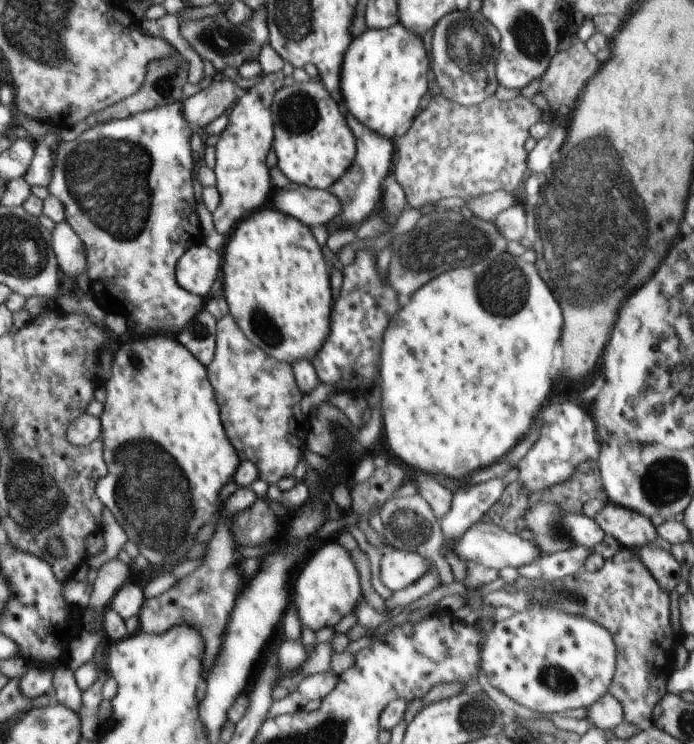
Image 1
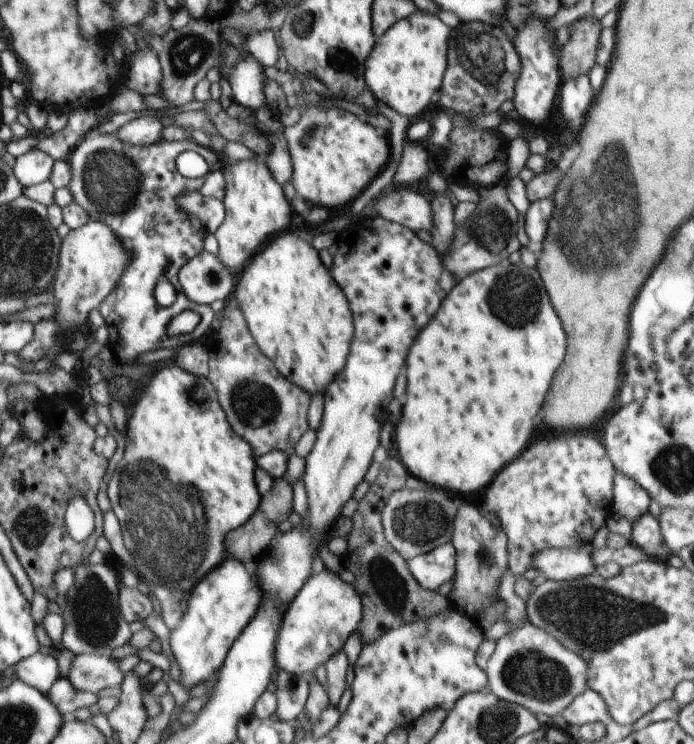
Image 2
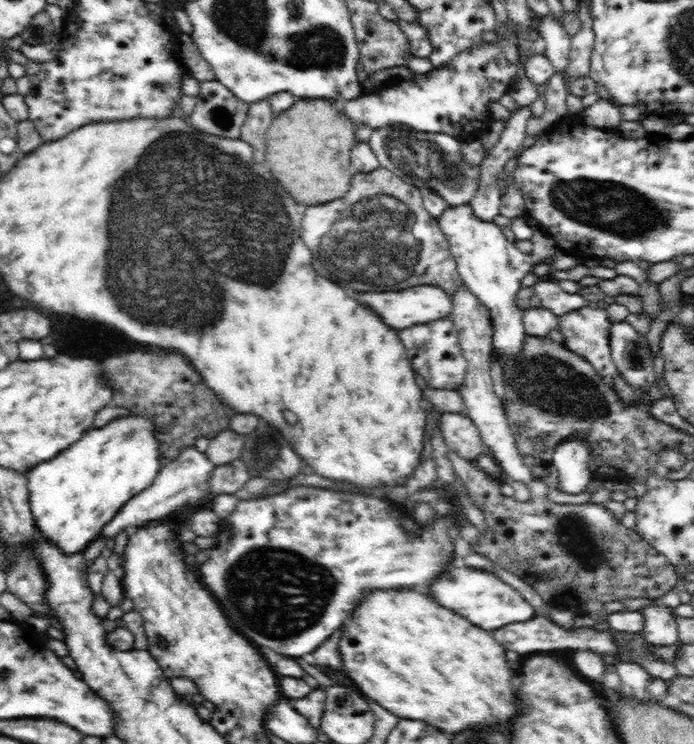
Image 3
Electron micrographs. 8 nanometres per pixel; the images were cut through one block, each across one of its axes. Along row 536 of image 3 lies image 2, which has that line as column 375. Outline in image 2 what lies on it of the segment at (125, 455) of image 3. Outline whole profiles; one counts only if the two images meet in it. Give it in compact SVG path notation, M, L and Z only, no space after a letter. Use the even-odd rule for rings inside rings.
M416 9L406 18L398 20L379 39L365 60L365 81L376 100L390 105L401 115L415 121L426 116L433 106L432 94L443 83L452 24L442 14Z

